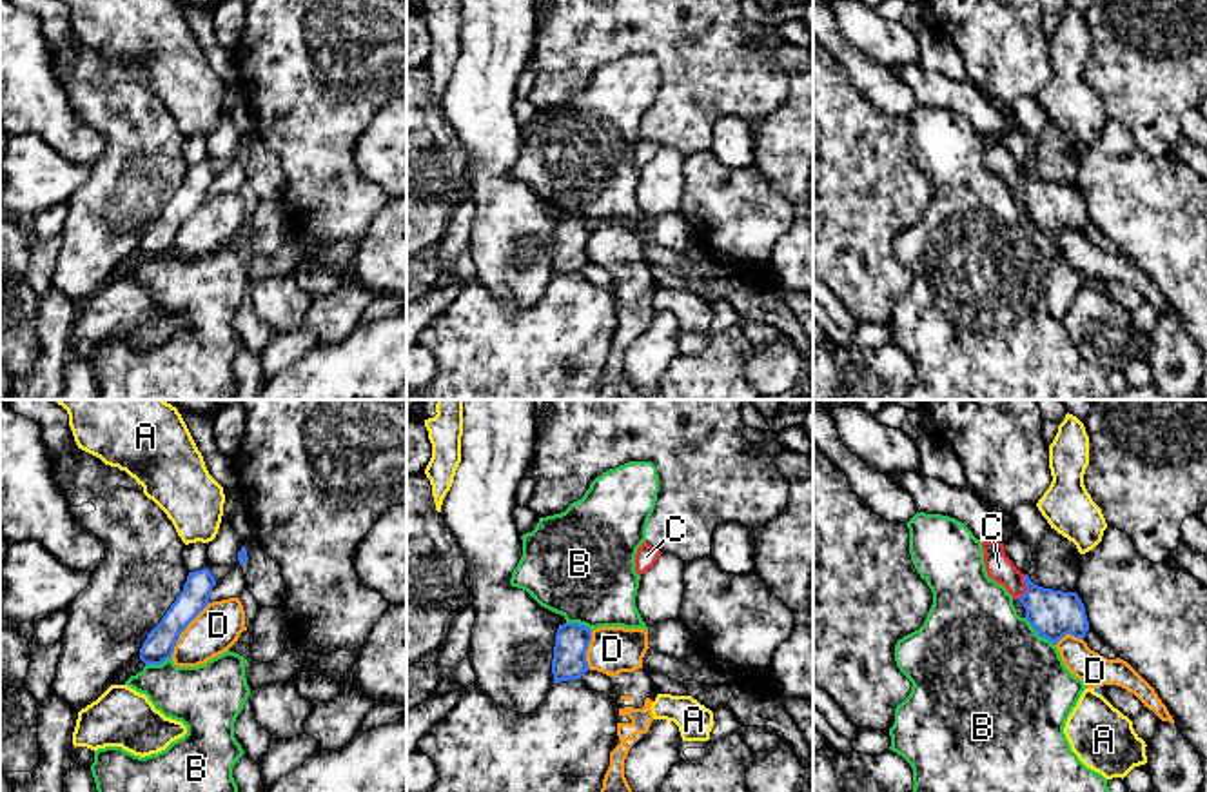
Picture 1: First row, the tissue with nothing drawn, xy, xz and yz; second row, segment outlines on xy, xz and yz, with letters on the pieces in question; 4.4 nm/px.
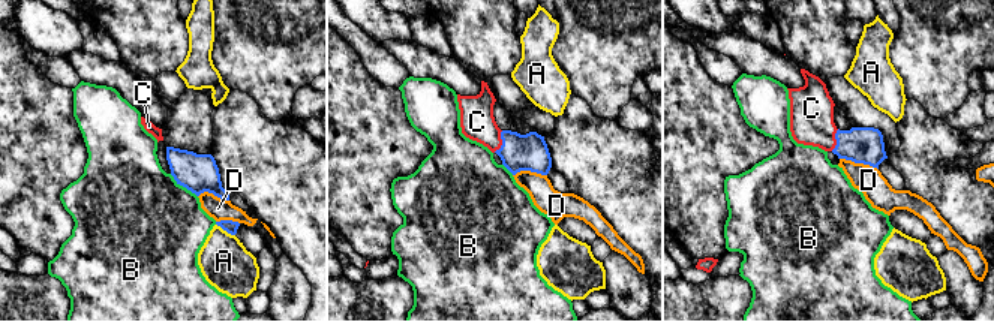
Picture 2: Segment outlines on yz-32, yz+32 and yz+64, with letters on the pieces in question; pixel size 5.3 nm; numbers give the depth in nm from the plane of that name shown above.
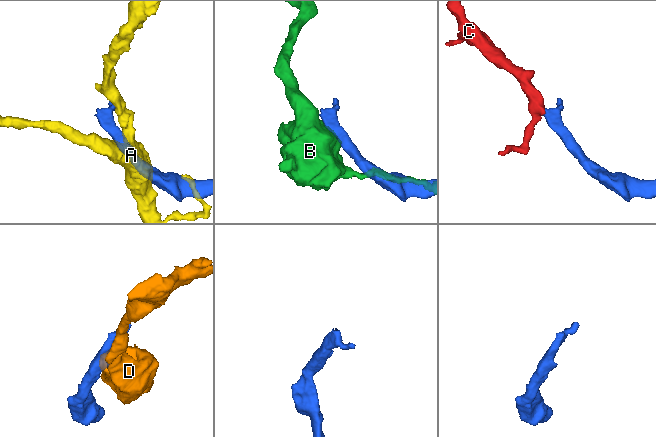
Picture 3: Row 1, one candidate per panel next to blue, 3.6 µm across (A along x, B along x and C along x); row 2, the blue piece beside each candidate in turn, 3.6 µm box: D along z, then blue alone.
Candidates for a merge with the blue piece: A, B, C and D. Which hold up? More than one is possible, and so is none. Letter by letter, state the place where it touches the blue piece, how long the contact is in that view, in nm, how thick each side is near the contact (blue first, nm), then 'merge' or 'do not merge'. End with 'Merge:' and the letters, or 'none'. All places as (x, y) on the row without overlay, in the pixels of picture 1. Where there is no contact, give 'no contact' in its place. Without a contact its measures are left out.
A: contact yz (1097, 284); length 50 nm; calibres 20 and 280 nm; do not merge
B: contact yz (1039, 227); length 180 nm; calibres 200 and 500 nm; do not merge
C: contact yz (1026, 182); length 120 nm; calibres 200 and 120 nm; merge
D: contact xy (186, 220); length 300 nm; calibres 130 and 200 nm; do not merge
Merge: C

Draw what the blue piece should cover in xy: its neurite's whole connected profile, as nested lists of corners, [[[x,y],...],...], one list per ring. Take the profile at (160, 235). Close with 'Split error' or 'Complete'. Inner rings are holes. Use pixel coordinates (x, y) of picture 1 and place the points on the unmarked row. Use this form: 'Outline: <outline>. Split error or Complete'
Outline: [[[207,160],[189,165],[183,183],[140,242],[140,252],[145,258],[162,258],[172,251],[180,227],[211,196],[214,178],[216,173]]]. Complete

